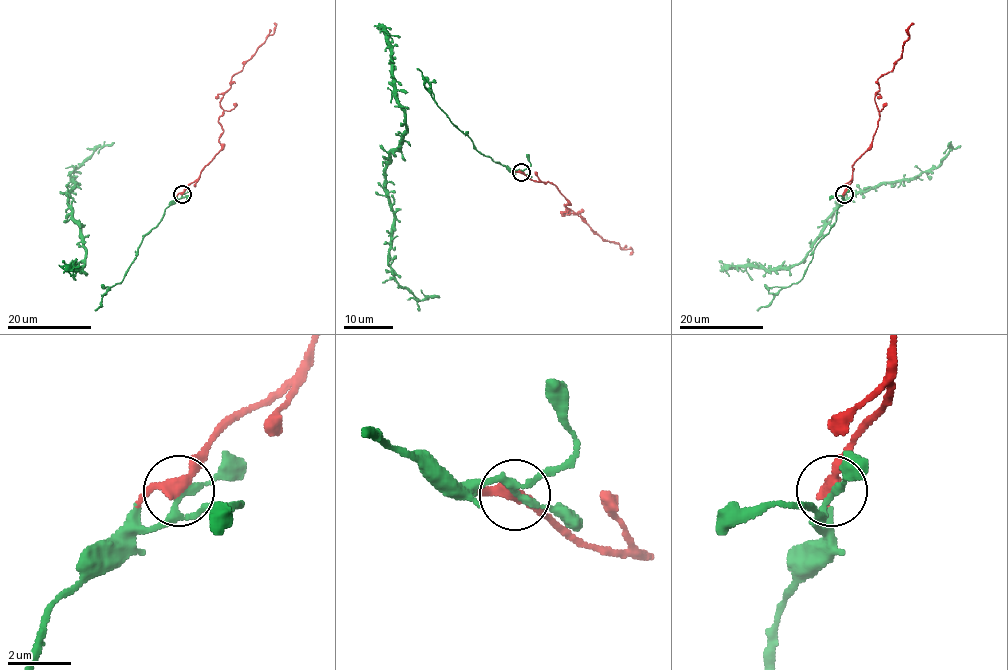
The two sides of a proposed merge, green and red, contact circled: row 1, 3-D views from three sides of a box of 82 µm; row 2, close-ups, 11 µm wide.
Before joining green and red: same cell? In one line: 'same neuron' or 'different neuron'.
same neuron

